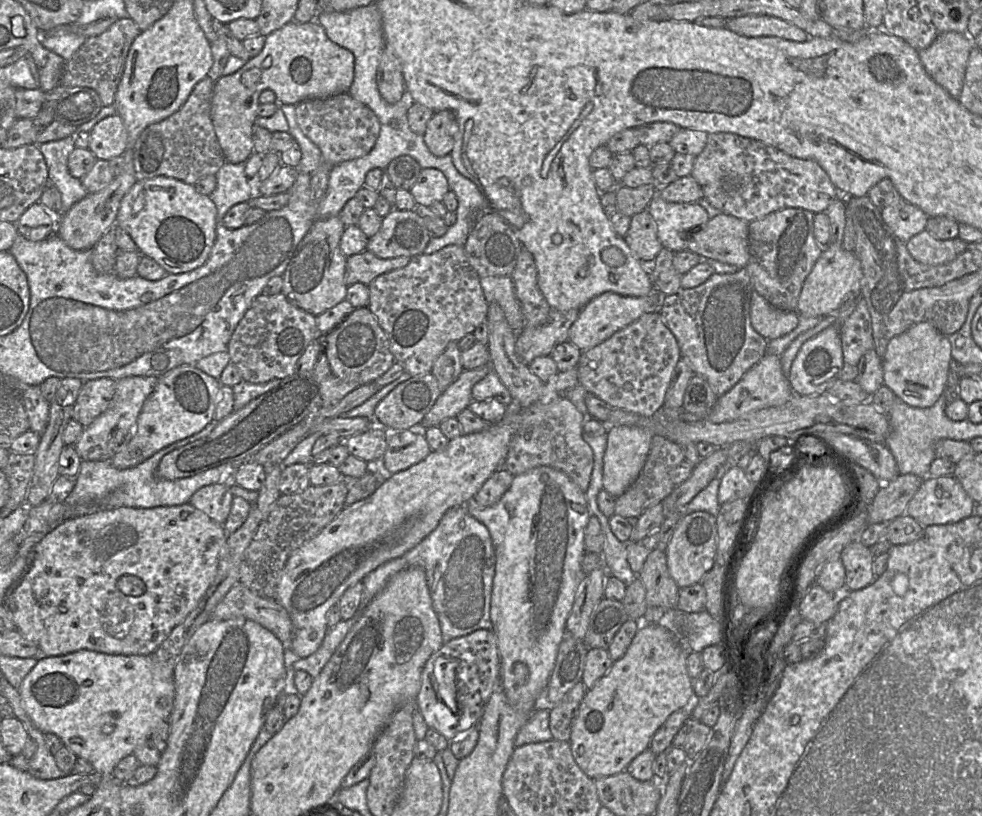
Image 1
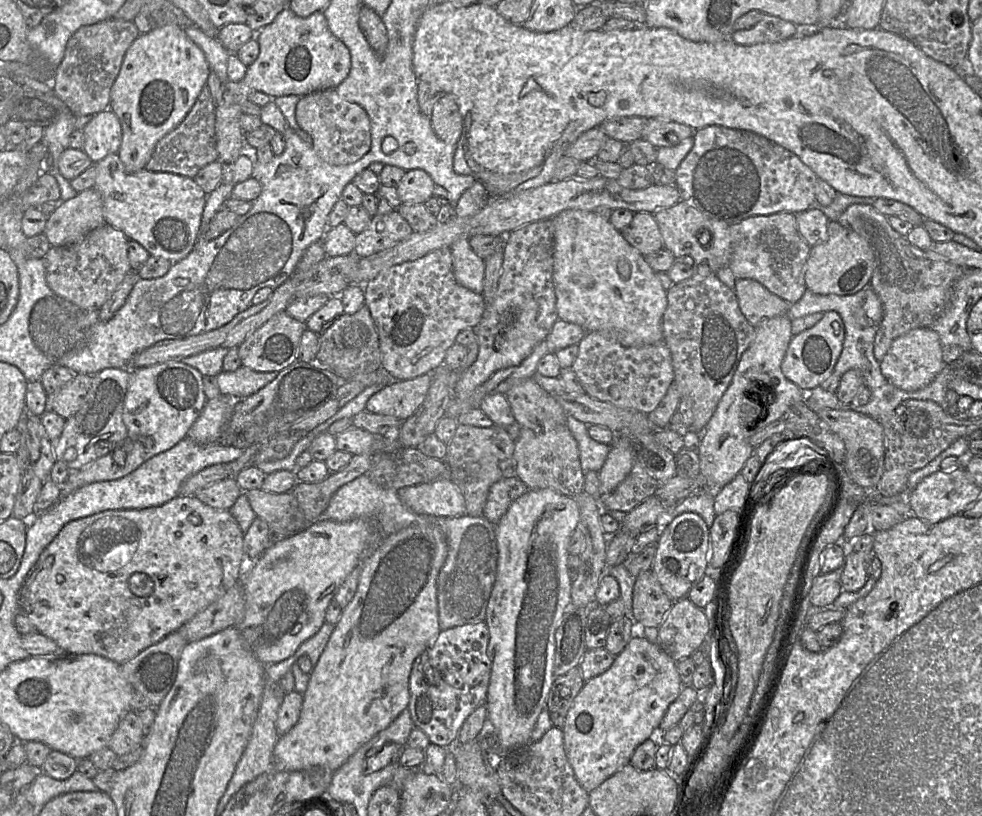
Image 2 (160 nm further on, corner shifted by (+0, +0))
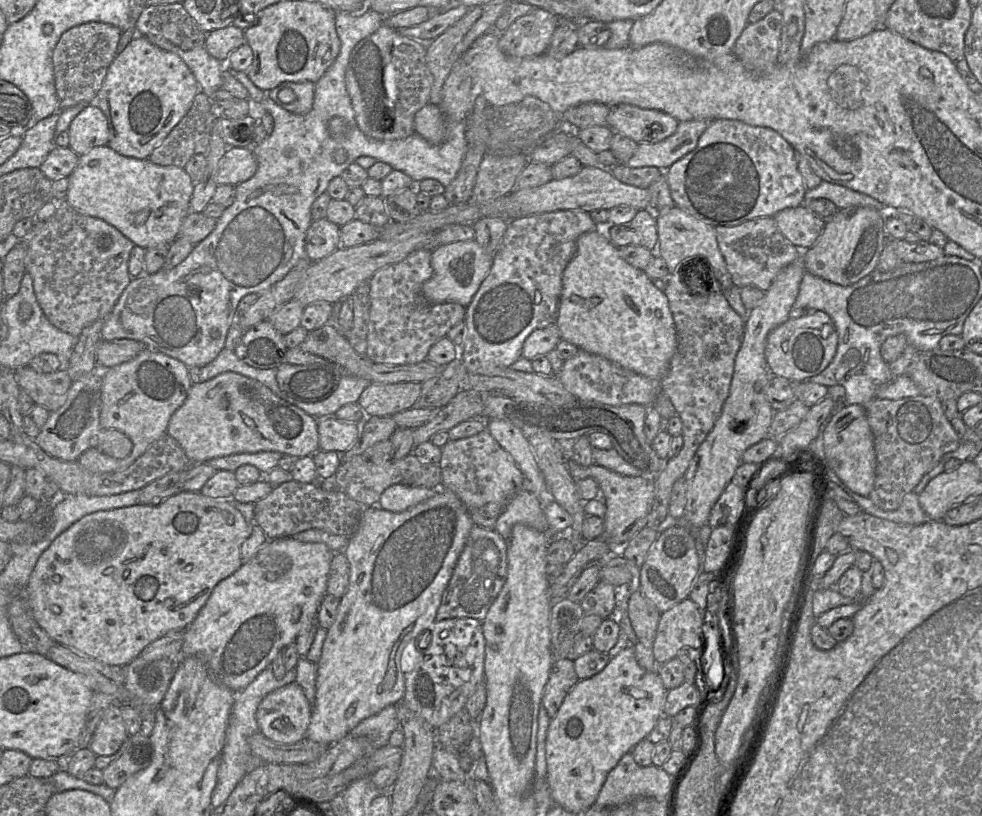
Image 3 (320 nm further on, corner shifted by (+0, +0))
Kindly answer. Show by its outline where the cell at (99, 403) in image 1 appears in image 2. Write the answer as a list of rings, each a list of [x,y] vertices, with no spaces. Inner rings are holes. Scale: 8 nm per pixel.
[[[76,374],[73,379],[54,394],[47,395],[47,409],[64,419],[75,414],[82,406],[91,388],[93,375]]]

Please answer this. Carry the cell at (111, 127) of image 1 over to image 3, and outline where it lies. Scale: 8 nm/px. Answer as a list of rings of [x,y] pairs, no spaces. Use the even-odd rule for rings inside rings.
[[[95,103],[88,104],[78,113],[66,131],[69,133],[69,148],[79,156],[86,154],[94,147],[107,145],[110,138],[107,117]]]

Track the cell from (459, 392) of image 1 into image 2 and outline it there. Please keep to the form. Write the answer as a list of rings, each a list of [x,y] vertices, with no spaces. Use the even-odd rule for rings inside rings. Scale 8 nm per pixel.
[[[551,218],[519,227],[504,237],[502,272],[496,294],[480,322],[472,328],[479,352],[474,363],[459,374],[453,398],[464,400],[498,370],[517,366],[549,334],[558,320],[553,285],[553,226]]]

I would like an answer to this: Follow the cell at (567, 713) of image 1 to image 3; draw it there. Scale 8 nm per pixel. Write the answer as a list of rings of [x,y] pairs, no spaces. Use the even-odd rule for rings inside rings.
[[[568,658],[554,661],[541,699],[550,719],[556,716],[564,698],[578,681],[574,661]]]

